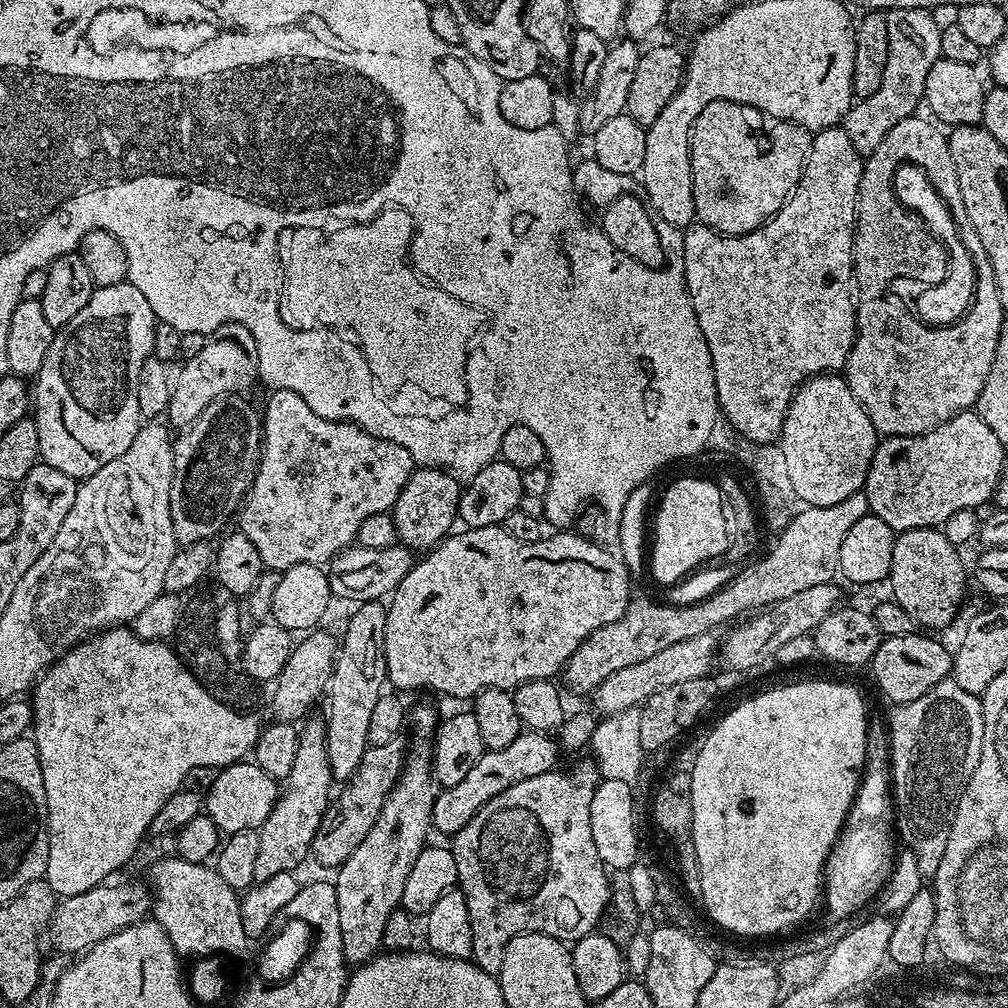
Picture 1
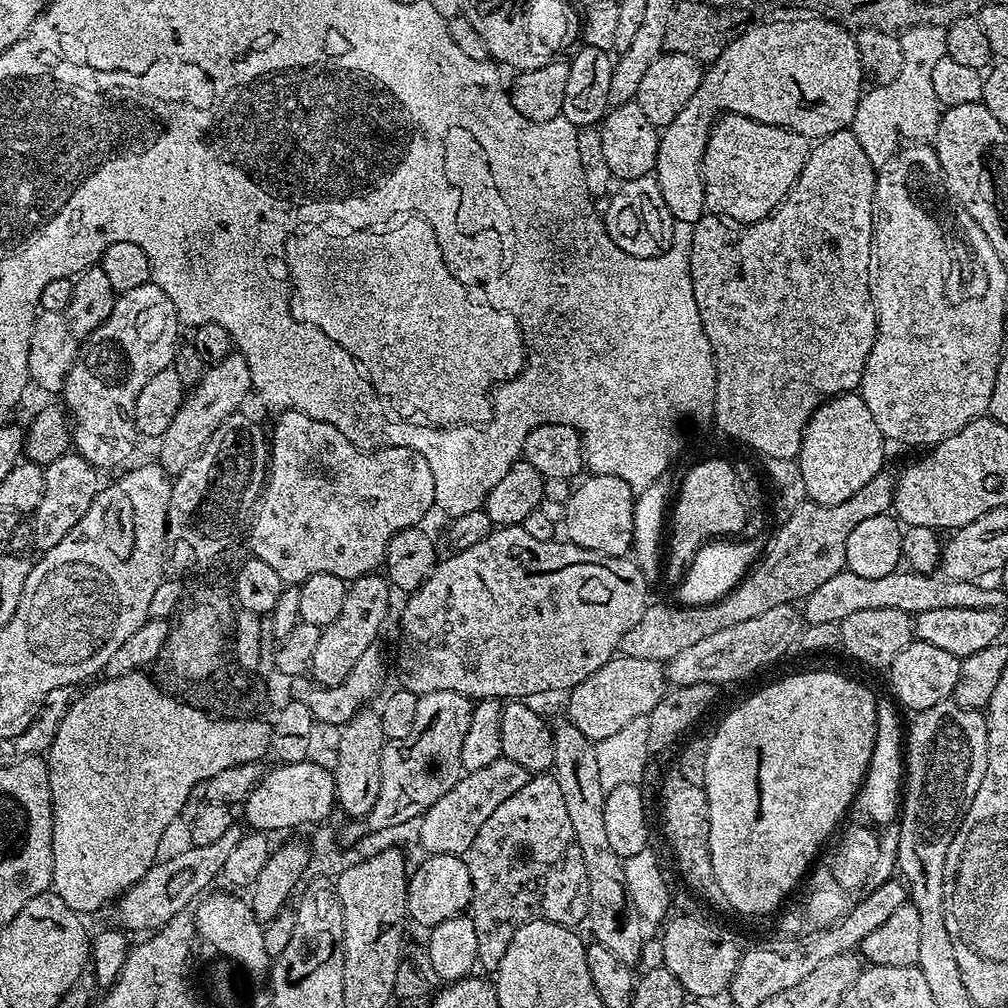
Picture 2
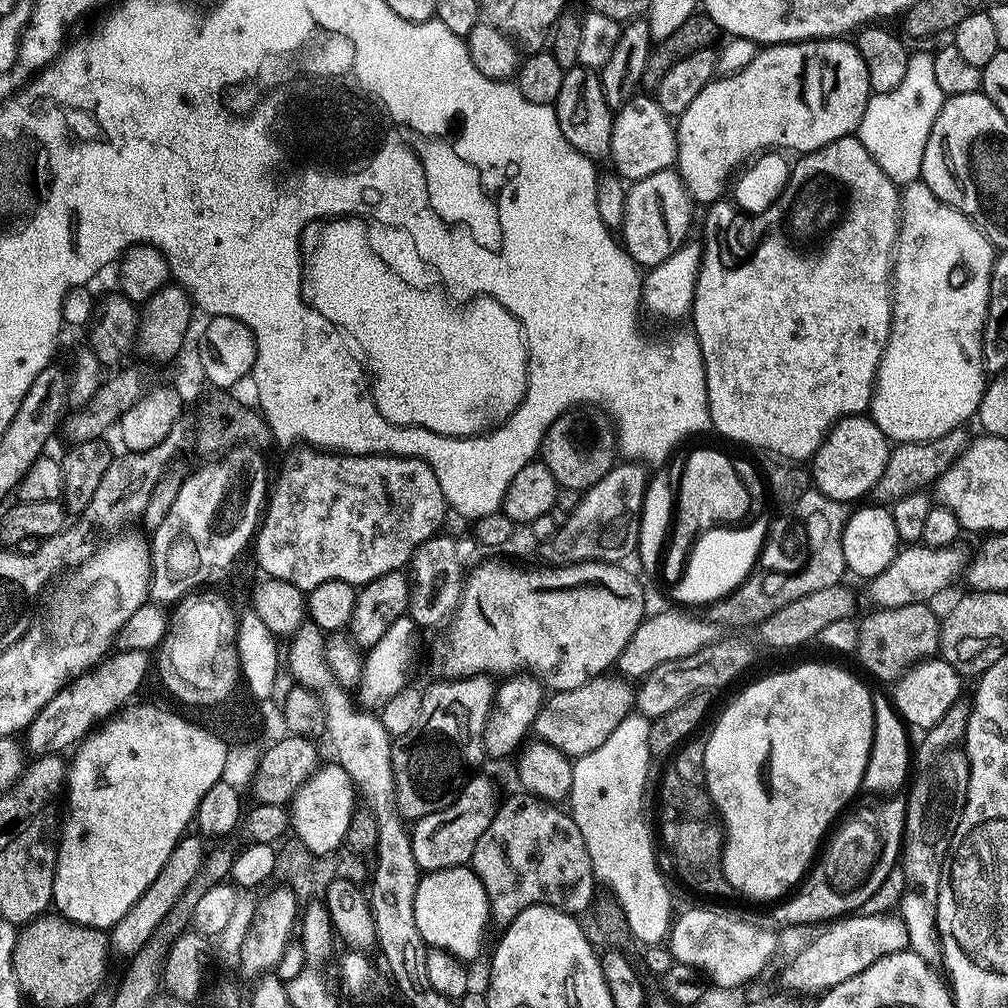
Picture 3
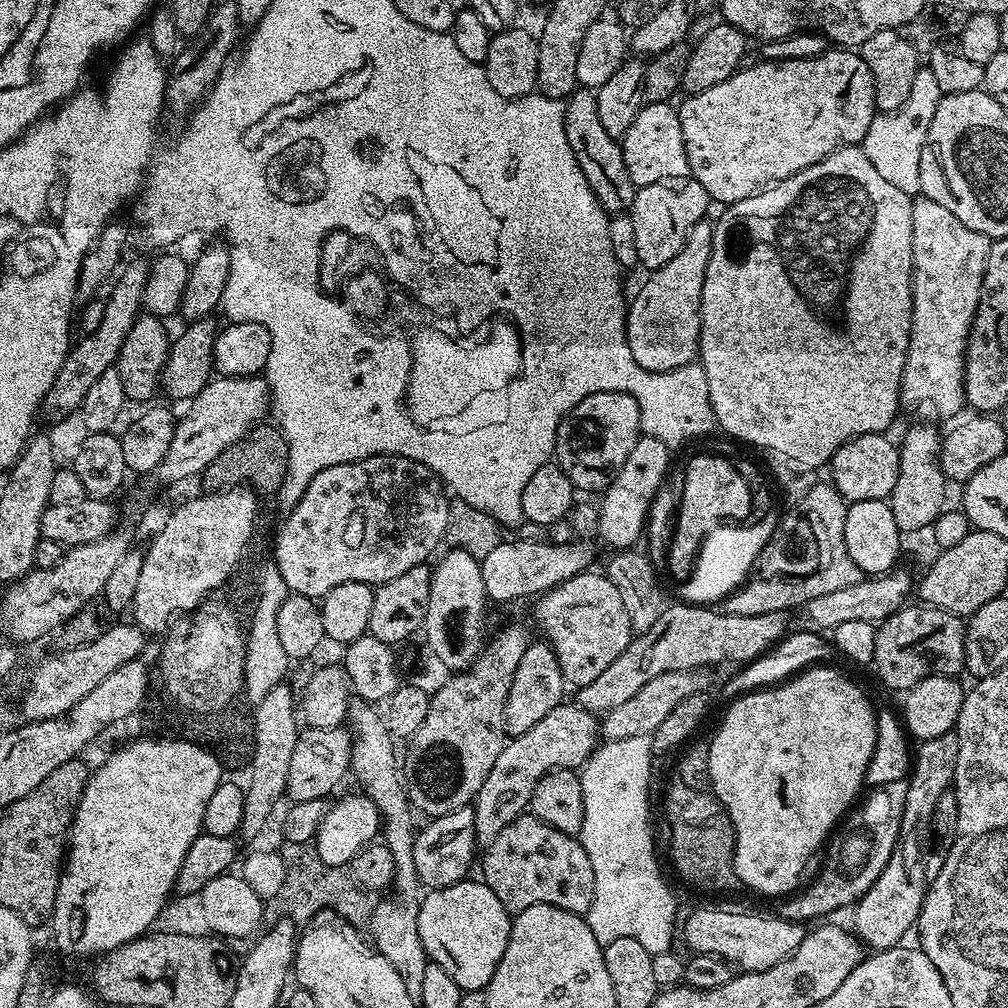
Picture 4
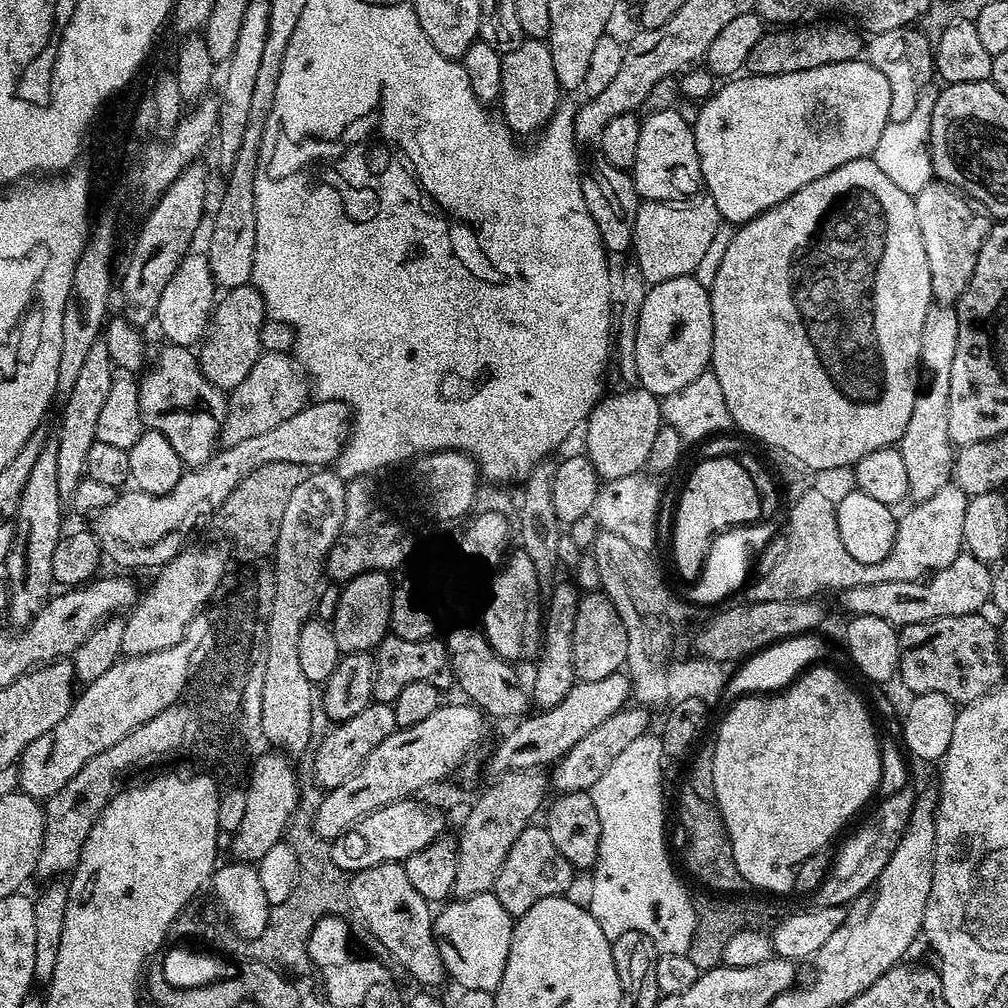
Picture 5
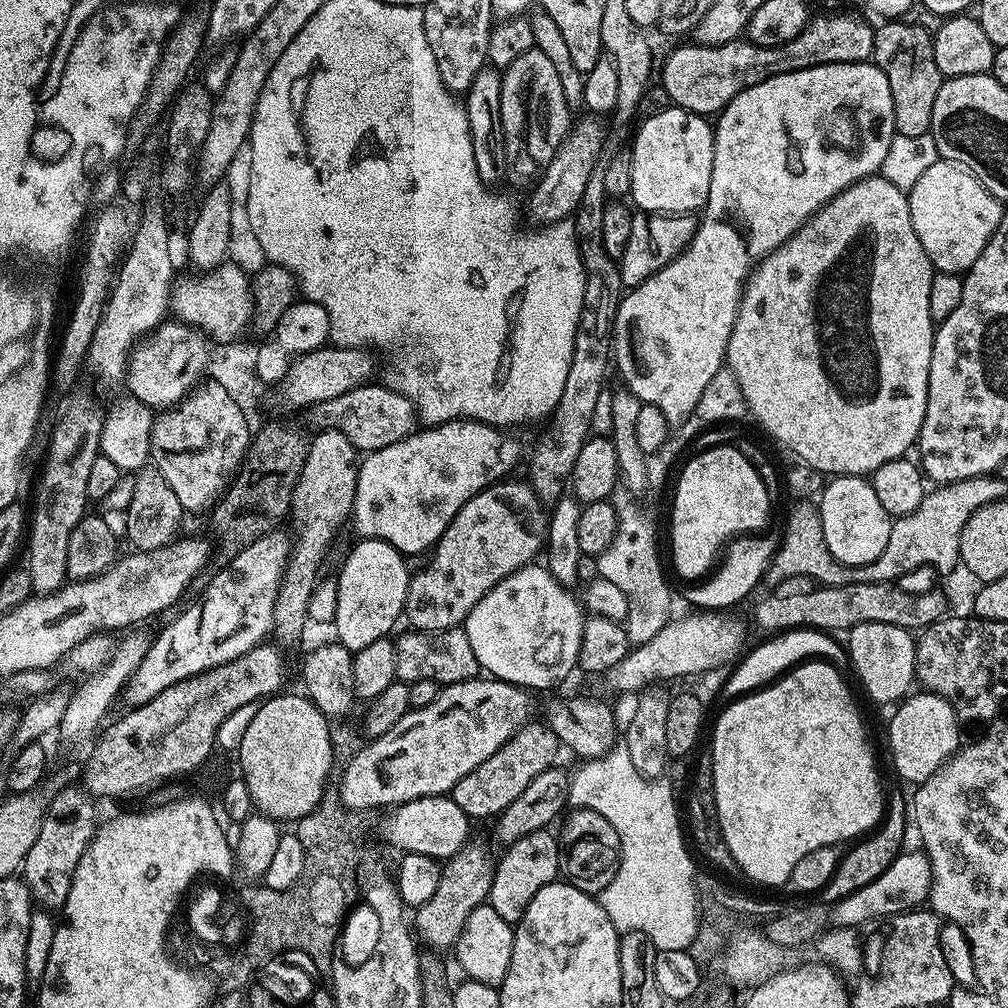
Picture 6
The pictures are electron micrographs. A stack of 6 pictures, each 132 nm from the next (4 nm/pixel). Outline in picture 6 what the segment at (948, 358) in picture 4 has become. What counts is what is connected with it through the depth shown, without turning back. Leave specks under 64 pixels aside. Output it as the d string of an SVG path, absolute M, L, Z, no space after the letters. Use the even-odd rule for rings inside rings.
M939 158L934 166L929 166L922 173L922 178L918 178L912 188L907 189L906 195L910 206L910 222L914 222L914 234L918 234L918 242L922 242L922 250L926 250L936 272L967 272L974 262L978 262L978 254L986 250L986 242L990 242L994 230L998 230L1006 214L1001 200L994 198L994 194L990 194L990 190L986 190L986 186L982 186L982 182L978 182L970 170L966 170L966 166Z

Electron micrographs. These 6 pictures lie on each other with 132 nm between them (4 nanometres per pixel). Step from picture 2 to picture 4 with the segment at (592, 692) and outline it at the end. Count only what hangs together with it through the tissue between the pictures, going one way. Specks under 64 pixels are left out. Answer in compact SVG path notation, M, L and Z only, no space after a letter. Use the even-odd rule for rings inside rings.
M561 702L538 726L530 726L526 734L511 737L498 754L482 790L478 790L474 801L474 826L476 839L487 846L498 834L517 819L525 815L532 802L532 791L537 780L541 780L553 768L579 769L598 747L598 720L575 702Z

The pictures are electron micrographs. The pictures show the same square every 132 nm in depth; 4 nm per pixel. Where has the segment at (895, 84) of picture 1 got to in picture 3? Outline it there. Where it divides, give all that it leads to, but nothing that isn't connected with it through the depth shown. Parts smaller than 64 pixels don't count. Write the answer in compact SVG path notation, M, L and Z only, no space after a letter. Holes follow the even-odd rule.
M913 51L908 57L902 82L898 82L894 90L877 92L868 97L858 135L870 158L878 162L893 184L903 186L921 179L922 154L926 150L934 118L938 118L945 99L942 86L938 86L938 77L934 75L934 55L931 51Z

